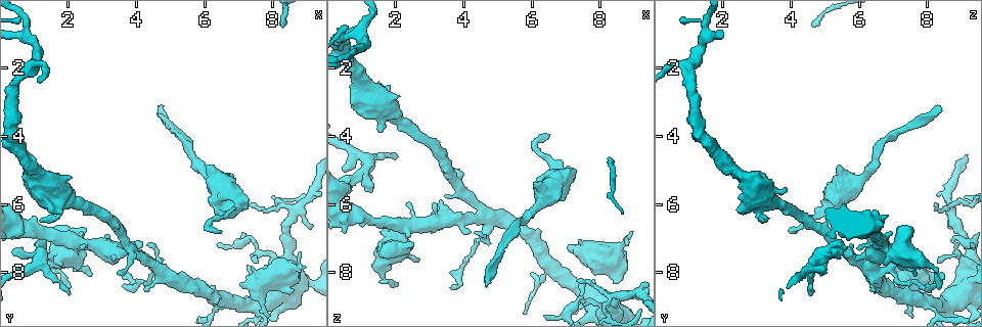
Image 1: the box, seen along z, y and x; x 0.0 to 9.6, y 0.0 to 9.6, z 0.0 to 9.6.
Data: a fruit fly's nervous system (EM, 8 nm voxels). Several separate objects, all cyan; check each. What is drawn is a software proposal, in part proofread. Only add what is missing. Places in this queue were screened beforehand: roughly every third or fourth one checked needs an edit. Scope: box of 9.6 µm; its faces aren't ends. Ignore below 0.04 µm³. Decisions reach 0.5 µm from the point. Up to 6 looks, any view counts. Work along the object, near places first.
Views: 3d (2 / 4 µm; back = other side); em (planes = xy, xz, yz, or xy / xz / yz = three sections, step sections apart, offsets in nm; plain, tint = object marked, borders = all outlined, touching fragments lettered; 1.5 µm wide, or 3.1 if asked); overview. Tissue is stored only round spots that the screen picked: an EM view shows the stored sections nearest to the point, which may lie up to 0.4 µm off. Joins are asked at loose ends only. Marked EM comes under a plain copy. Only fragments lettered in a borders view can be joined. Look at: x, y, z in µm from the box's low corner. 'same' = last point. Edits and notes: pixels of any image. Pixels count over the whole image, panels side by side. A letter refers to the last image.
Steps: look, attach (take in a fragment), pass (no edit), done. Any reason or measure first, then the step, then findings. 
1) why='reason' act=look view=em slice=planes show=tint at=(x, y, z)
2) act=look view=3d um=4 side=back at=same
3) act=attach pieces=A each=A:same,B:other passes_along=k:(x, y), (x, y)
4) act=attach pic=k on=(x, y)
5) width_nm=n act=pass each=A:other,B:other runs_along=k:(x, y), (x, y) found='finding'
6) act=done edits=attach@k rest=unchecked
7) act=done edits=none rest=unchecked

why='an open end' act=look view=em slice=planes show=borders at=(2.40, 6.75, 7.15)

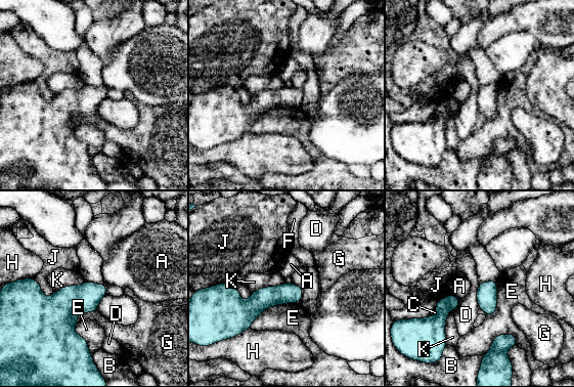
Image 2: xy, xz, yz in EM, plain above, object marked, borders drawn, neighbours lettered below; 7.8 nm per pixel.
act=pass each=A:other,B:other,C:other,D:other,E:other,F:other,G:other,H:other,J:other,K:other runs_along=2:(300, 290), (255, 305), (225, 294) found='no lettered fragment goes on from it'

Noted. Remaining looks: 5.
why='long arm stops here' act=look view=em slice=xy step=4 show=tint at=(4.70, 3.10, 8.30)

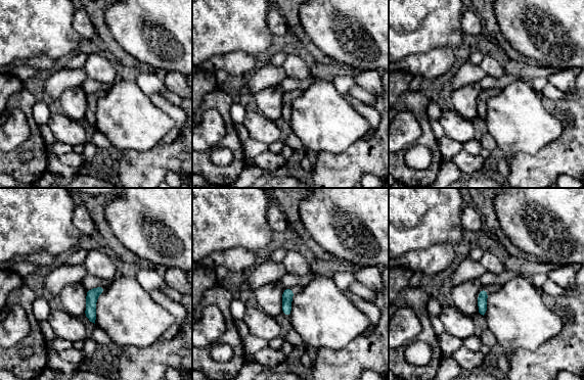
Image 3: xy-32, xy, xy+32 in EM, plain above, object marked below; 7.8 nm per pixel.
why='see the neighbours' act=look view=em slice=xy step=4 show=borders at=same

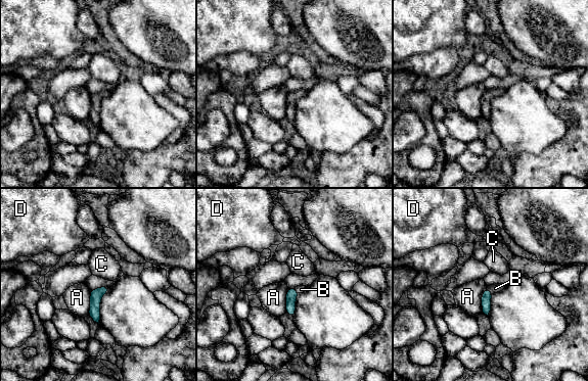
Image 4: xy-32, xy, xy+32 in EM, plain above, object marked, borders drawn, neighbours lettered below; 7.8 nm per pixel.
longest_contact=A:220nm act=attach pieces=B each=A:other,B:same,C:other,D:other passes_along=4:(487, 294), (489, 290), (495, 288) found='it goes on there'

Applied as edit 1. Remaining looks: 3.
why='thin end' act=look view=em slice=yz step=4 show=borders at=(2.05, 8.70, 4.60)

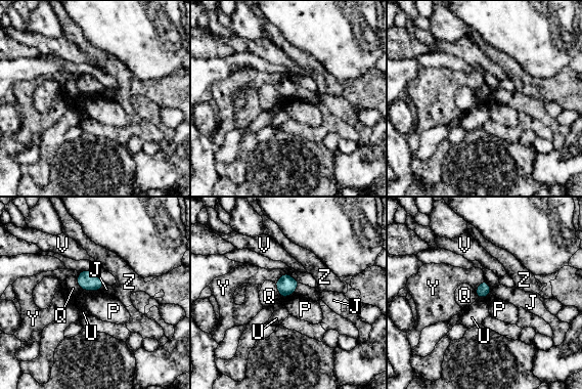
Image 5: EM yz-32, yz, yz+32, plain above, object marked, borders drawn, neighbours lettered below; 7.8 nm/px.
why='another direction' act=look view=em slice=planes show=borders at=same

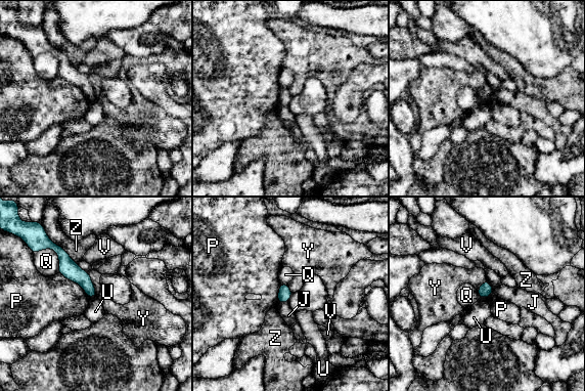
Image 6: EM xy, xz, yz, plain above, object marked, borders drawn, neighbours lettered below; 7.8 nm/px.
longest_contact=P:240nm act=pass each=J:other,P:other,Q:other,U:other,V:other,Y:other,Z:other found='none of them fits'

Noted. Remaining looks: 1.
act=done edits=attach@4 rest=unchecked

